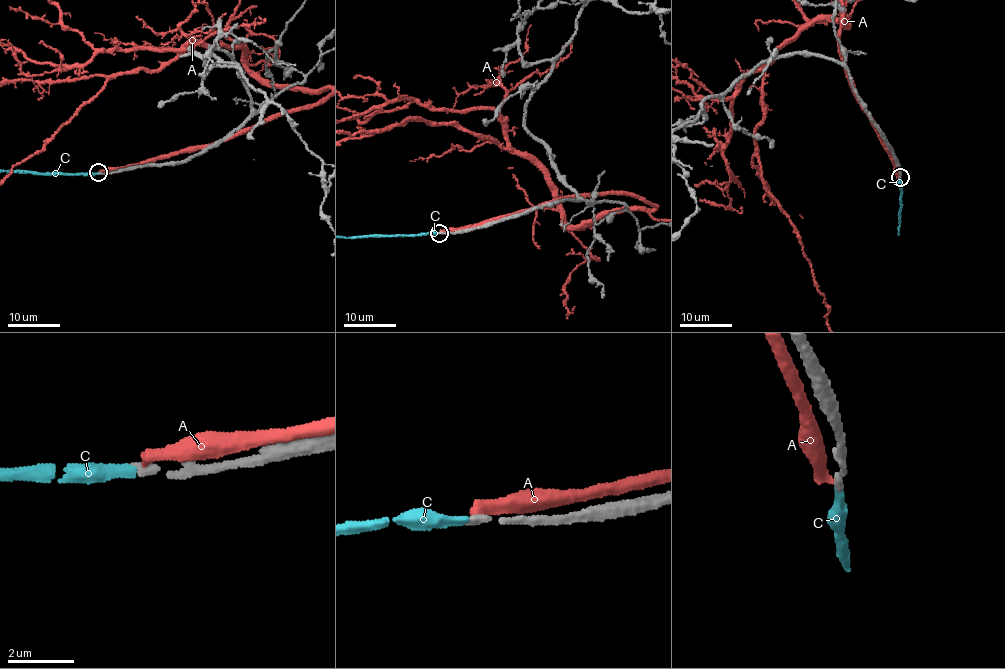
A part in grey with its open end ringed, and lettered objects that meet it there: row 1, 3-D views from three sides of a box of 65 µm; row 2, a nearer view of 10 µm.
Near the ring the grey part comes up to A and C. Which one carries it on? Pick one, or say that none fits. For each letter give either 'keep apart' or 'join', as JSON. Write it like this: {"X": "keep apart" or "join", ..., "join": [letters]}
{"A": "keep apart", "C": "join", "join": ["C"]}

